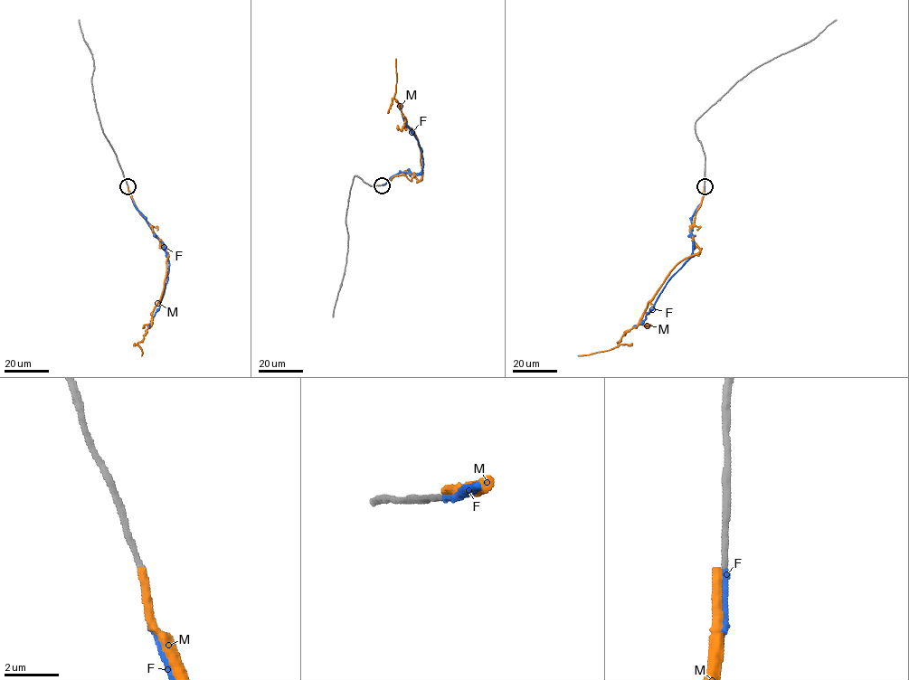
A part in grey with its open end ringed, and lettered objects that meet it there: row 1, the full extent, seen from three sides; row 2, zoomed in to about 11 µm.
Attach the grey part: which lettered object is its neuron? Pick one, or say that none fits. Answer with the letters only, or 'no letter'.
F

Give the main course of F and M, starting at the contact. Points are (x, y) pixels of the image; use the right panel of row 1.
F: (705, 185), (700, 204), (692, 218), (692, 256), (669, 279), (645, 319), (633, 327)
M: (705, 186), (689, 230), (699, 251), (683, 259), (670, 272), (639, 324), (618, 345), (578, 355)

